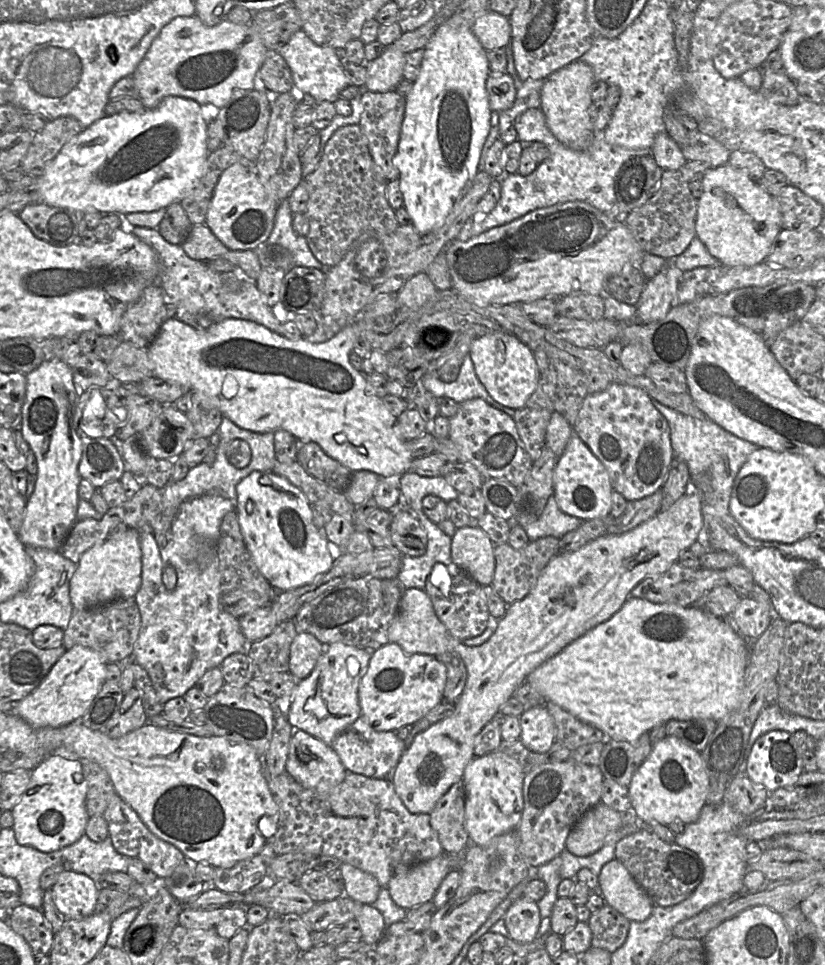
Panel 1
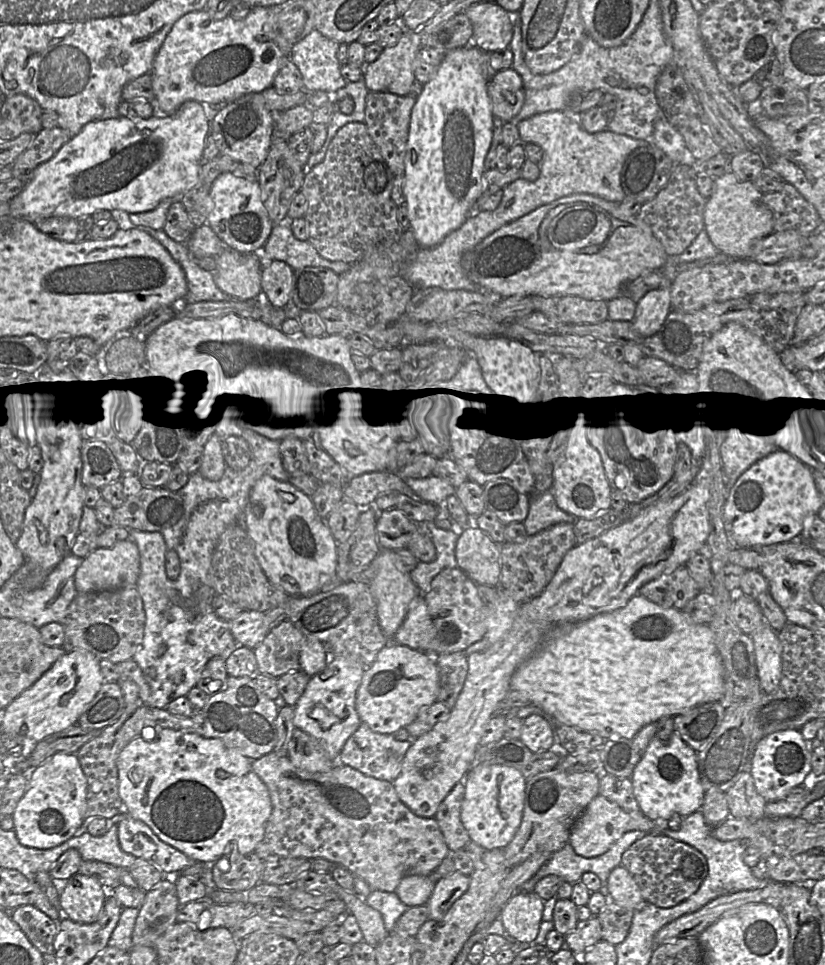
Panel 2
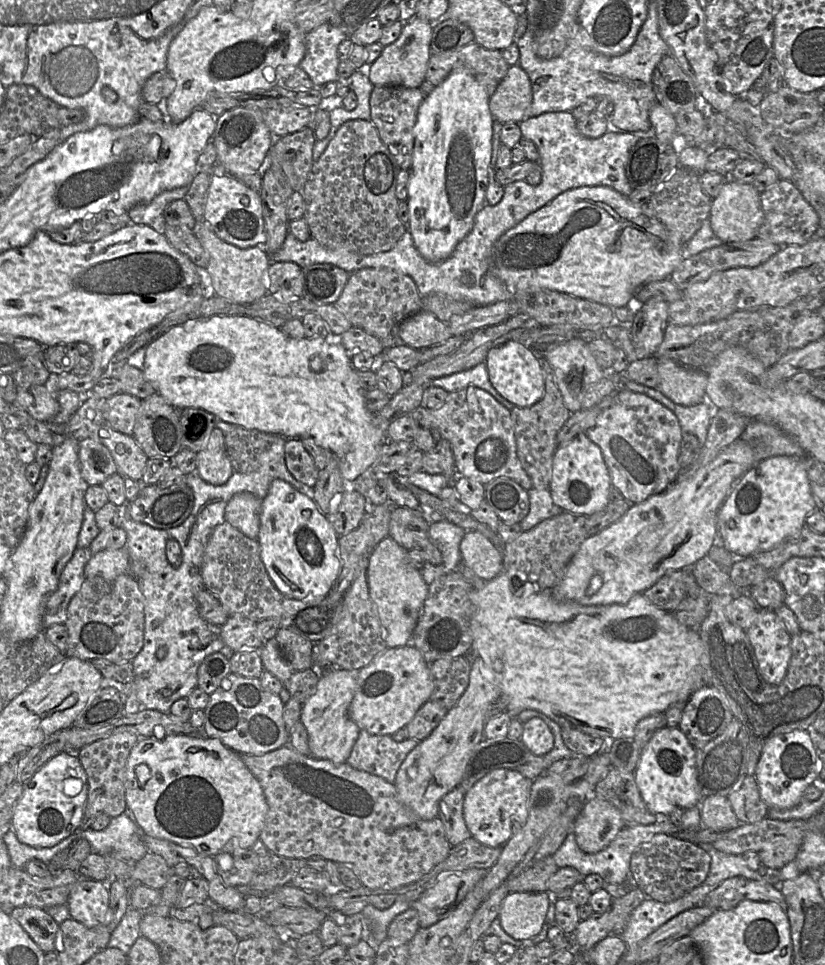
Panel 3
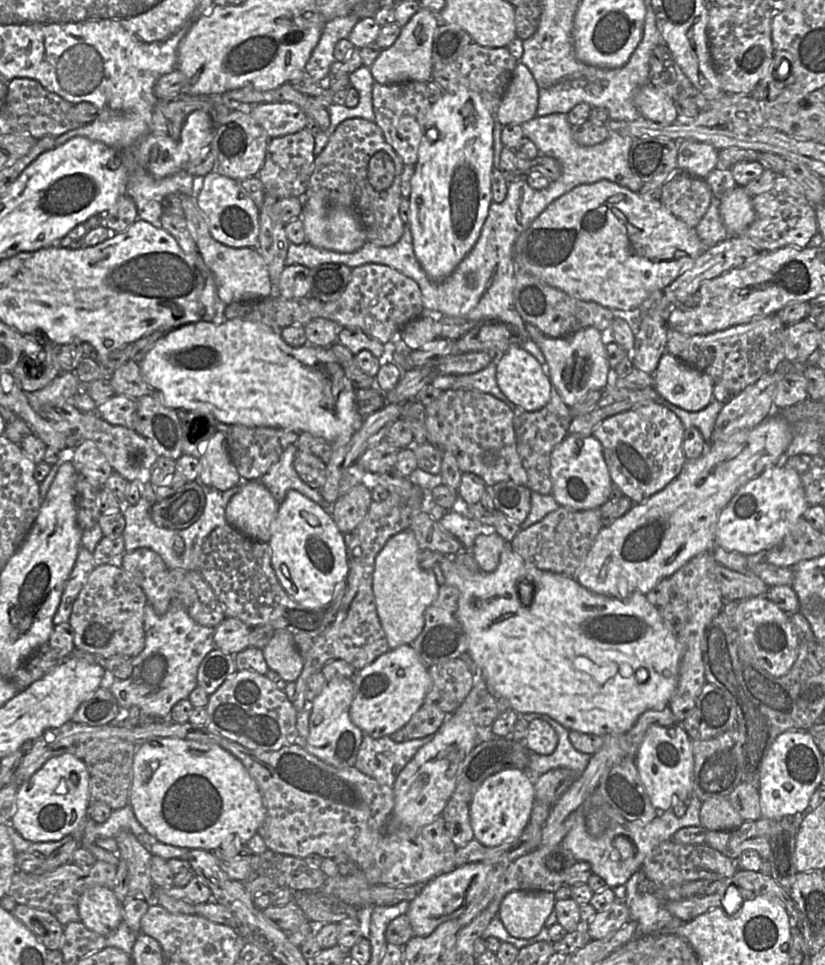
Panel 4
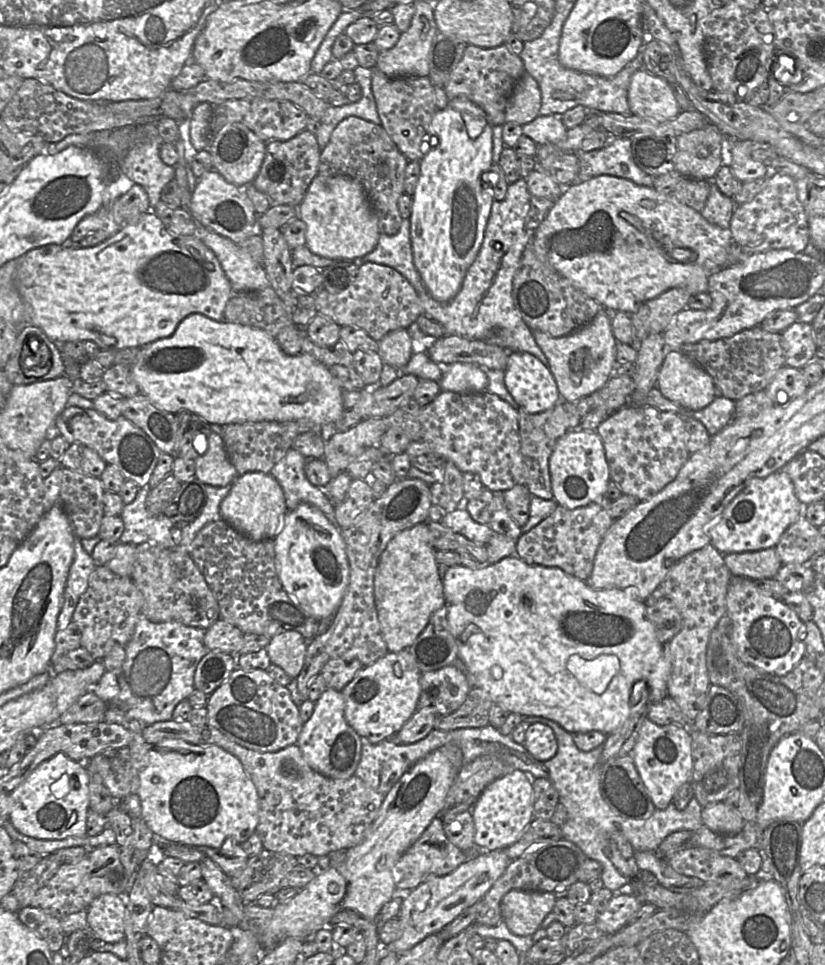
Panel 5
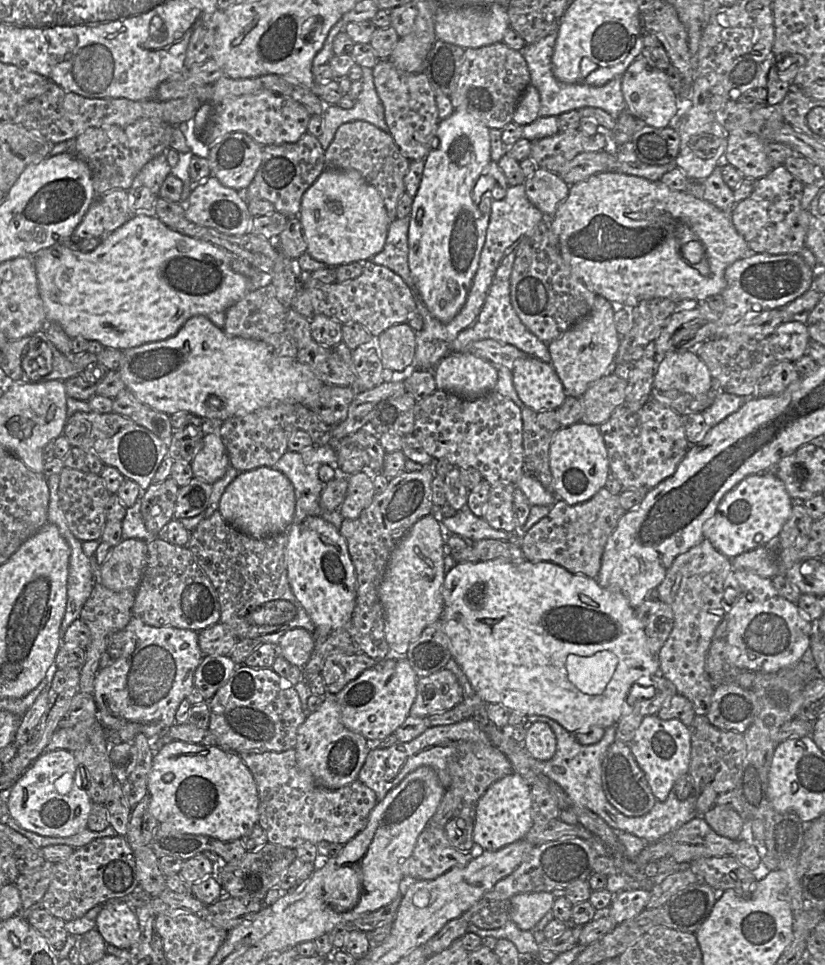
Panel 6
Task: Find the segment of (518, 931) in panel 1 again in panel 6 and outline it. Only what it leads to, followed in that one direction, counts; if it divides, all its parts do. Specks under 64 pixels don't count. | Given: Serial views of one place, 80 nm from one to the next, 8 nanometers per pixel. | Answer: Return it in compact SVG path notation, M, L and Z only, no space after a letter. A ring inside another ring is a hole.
M551 892L517 894L510 901L510 920L521 930L533 930L552 909L554 900Z

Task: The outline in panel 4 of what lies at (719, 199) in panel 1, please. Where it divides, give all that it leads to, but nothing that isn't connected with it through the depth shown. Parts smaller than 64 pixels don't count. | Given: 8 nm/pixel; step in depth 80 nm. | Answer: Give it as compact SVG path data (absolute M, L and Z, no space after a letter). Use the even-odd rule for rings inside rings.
M737 185L720 200L720 215L729 236L740 236L754 220L755 212L751 199L744 187Z

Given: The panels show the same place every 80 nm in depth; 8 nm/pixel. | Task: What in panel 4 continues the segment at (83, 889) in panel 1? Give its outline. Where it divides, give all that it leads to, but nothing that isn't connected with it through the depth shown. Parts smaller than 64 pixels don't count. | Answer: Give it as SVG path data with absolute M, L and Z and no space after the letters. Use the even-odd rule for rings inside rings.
M92 886L86 889L76 907L84 926L103 936L114 932L123 921L122 904L112 888Z

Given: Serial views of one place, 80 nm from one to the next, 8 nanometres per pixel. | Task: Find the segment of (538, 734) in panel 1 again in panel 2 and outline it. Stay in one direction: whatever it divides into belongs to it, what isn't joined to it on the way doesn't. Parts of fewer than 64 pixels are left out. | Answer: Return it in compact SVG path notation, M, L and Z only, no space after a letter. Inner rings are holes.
M531 714L522 720L520 740L534 753L548 751L553 743L553 726L542 716Z

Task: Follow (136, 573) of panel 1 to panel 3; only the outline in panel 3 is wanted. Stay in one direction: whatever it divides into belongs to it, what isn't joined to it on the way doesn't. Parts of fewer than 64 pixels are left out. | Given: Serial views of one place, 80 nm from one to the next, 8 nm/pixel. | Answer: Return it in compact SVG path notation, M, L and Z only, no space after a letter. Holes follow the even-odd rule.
M125 547L104 550L91 556L84 568L86 580L103 578L113 580L119 575L129 574L130 557Z

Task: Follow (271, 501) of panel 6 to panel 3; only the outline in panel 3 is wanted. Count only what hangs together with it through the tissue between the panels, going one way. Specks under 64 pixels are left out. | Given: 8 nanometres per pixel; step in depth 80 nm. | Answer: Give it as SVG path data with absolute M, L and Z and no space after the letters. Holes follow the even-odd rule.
M249 492L234 495L225 508L225 521L252 540L256 540L260 528L262 499Z

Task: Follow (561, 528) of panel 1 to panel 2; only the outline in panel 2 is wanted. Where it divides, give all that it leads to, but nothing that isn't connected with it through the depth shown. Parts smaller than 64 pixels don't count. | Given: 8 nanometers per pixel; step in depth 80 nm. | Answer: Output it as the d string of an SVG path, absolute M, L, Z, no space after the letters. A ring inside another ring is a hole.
M552 490L530 496L529 512L523 521L528 535L560 522L574 523L576 518L558 507Z

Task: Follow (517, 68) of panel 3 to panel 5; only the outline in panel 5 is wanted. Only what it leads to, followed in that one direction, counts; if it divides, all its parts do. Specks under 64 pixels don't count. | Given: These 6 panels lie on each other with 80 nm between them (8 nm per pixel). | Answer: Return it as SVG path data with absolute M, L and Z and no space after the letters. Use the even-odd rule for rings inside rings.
M527 72L514 87L505 110L506 122L525 125L540 115L541 90L538 82Z

